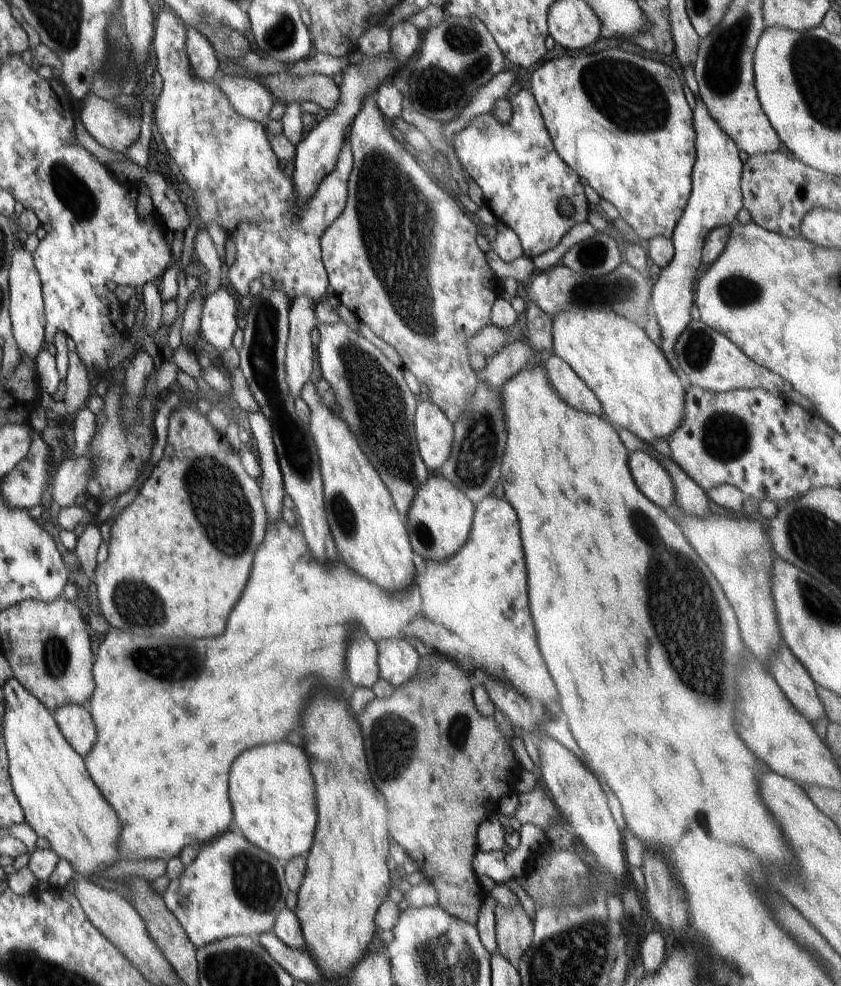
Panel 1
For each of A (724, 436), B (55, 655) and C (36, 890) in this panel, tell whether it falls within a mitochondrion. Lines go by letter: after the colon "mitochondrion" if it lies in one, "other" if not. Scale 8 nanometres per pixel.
A: mitochondrion
B: mitochondrion
C: other

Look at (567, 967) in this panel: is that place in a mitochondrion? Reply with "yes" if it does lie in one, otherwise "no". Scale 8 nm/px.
yes

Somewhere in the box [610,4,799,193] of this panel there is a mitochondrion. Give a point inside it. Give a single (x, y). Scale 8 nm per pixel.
(721, 73)

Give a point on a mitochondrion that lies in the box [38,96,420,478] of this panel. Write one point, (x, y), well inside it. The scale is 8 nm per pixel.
(70, 191)

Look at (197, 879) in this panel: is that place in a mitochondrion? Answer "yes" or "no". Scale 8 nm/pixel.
no

